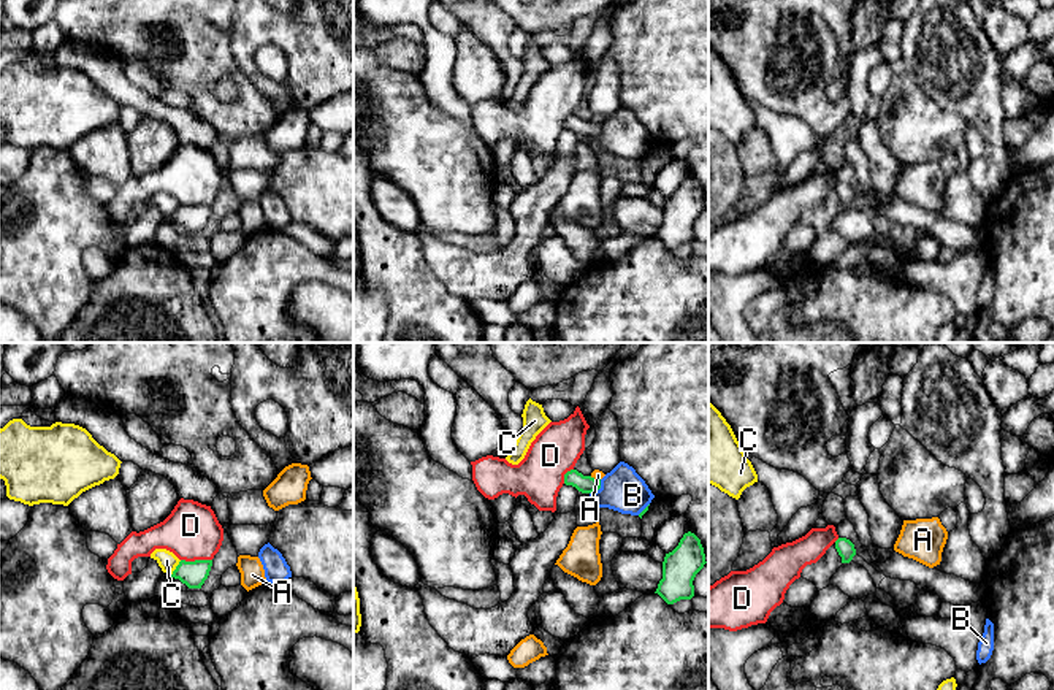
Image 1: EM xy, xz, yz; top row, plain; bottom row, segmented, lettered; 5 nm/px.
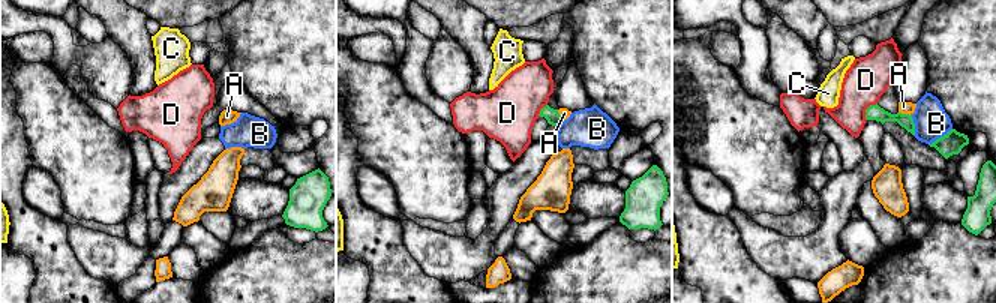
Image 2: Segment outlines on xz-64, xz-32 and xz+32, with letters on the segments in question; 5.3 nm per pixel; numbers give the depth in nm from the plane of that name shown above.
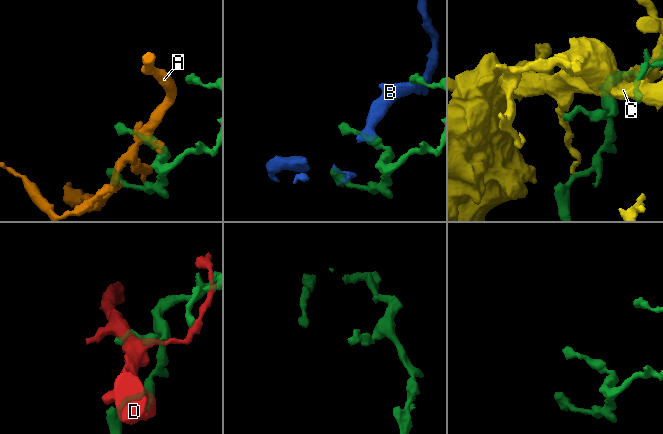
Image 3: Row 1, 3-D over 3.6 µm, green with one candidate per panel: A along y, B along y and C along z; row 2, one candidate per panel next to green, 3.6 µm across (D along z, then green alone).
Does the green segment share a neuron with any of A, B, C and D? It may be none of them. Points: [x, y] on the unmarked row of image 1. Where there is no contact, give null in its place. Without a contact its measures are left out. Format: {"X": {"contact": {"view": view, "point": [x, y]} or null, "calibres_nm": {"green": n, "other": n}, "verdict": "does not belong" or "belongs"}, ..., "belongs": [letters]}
{"A": {"contact": {"view": "xz", "point": [593, 122]}, "calibres_nm": {"green": 90, "other": 50}, "verdict": "does not belong"}, "B": {"contact": {"view": "xz", "point": [598, 134]}, "calibres_nm": {"green": 90, "other": 220}, "verdict": "does not belong"}, "C": {"contact": {"view": "xy", "point": [176, 213]}, "calibres_nm": {"green": 130, "other": 100}, "verdict": "does not belong"}, "D": {"contact": {"view": "xy", "point": [197, 205]}, "calibres_nm": {"green": 130, "other": 280}, "verdict": "does not belong"}, "belongs": []}

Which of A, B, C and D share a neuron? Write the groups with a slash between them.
A / B / C / D

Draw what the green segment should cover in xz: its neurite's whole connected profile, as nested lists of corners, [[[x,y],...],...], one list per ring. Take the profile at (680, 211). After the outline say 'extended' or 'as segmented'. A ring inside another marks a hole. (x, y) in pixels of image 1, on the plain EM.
[[[688,176],[678,190],[666,198],[663,206],[663,224],[655,238],[667,249],[694,241],[693,225],[705,209],[705,198],[701,184]]]; as segmented

